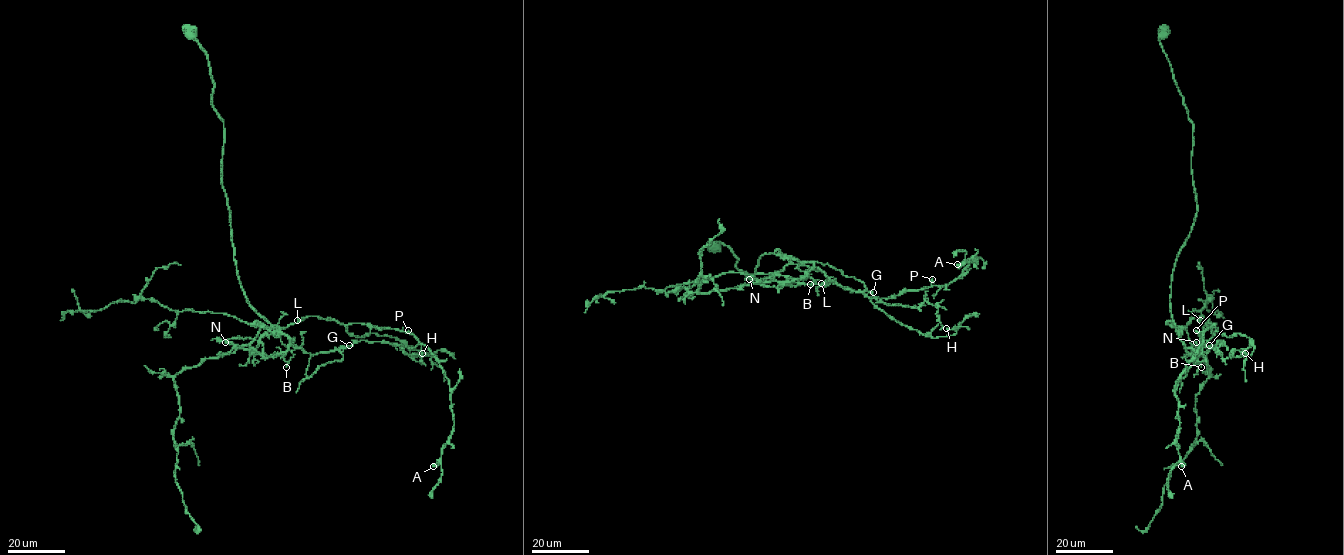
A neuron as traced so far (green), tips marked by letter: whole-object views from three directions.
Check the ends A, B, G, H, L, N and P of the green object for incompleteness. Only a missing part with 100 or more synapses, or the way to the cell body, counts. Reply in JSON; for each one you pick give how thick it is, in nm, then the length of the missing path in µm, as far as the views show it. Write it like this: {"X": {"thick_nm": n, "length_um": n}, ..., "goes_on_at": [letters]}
{"N": {"thick_nm": 320, "length_um": 80}, "goes_on_at": ["N"]}

